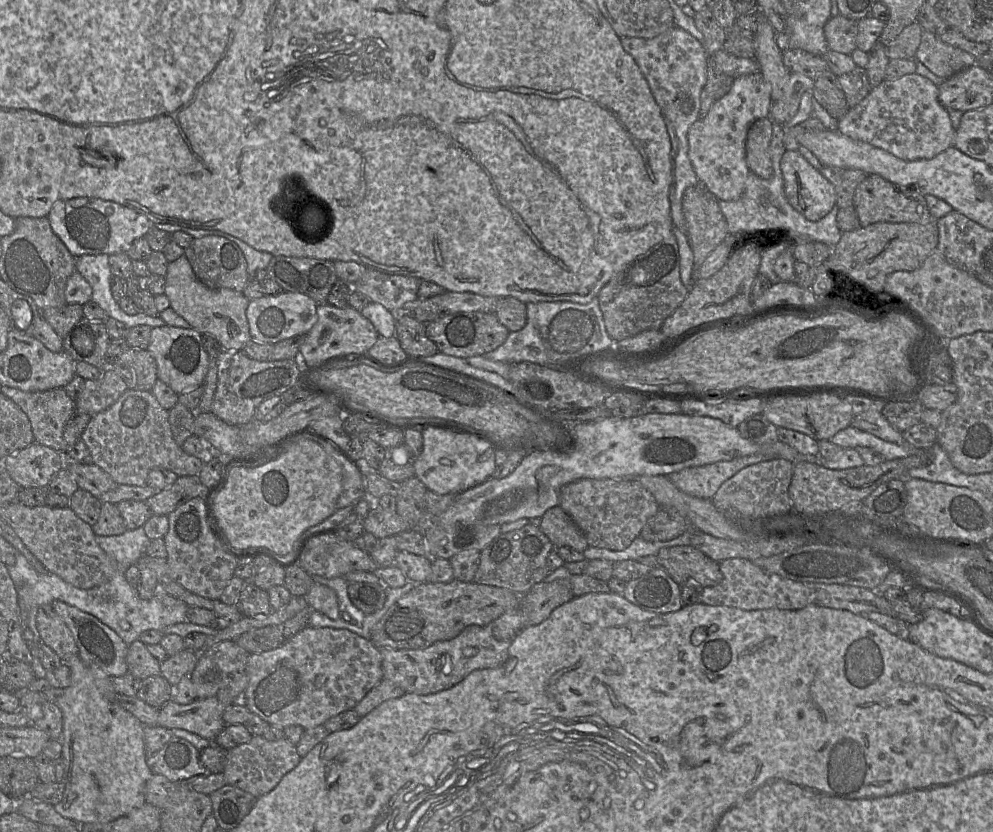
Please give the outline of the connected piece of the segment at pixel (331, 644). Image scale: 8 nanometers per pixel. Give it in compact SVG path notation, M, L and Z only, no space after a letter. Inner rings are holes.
M305 627L280 647L249 655L248 685L241 701L271 726L299 725L304 729L323 725L328 719L353 709L383 679L380 650L370 641L347 629Z

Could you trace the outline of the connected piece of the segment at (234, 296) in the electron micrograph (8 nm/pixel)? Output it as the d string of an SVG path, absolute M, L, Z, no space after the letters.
M185 254L173 262L168 262L164 294L170 301L170 307L184 318L190 324L190 327L201 334L209 334L215 337L221 343L223 350L240 351L251 340L249 324L246 317L246 309L250 300L242 292L226 288L210 289L205 286L194 274Z

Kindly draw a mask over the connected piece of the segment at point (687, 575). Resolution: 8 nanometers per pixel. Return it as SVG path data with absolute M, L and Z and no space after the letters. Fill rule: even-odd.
M677 545L662 548L656 557L658 562L657 566L663 568L680 586L684 584L697 584L705 588L718 585L723 579L719 563L691 545Z

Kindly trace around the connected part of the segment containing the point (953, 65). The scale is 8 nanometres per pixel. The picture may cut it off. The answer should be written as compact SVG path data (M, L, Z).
M925 30L922 32L916 60L943 79L975 65L977 61L968 52L944 43L939 35Z

